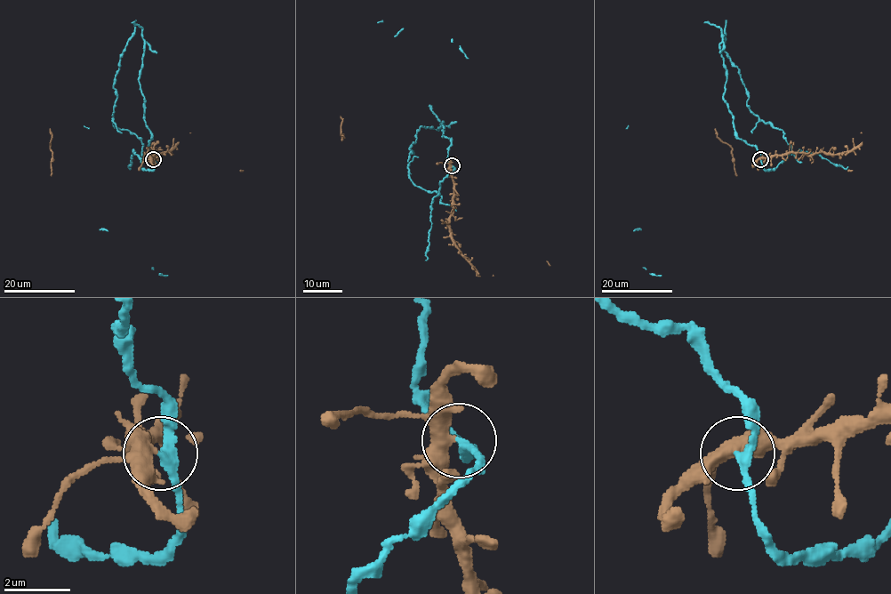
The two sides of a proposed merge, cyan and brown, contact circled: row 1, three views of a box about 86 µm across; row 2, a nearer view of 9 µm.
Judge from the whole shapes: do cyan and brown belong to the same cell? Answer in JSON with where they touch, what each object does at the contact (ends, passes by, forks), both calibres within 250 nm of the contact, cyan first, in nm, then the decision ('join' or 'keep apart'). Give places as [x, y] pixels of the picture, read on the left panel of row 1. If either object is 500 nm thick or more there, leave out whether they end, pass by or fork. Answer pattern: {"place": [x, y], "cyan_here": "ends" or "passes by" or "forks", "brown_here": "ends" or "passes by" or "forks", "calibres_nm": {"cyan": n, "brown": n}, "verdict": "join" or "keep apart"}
{"place": [153, 159], "cyan_here": "passes by", "brown_here": "forks", "calibres_nm": {"cyan": 280, "brown": 360}, "verdict": "keep apart"}

